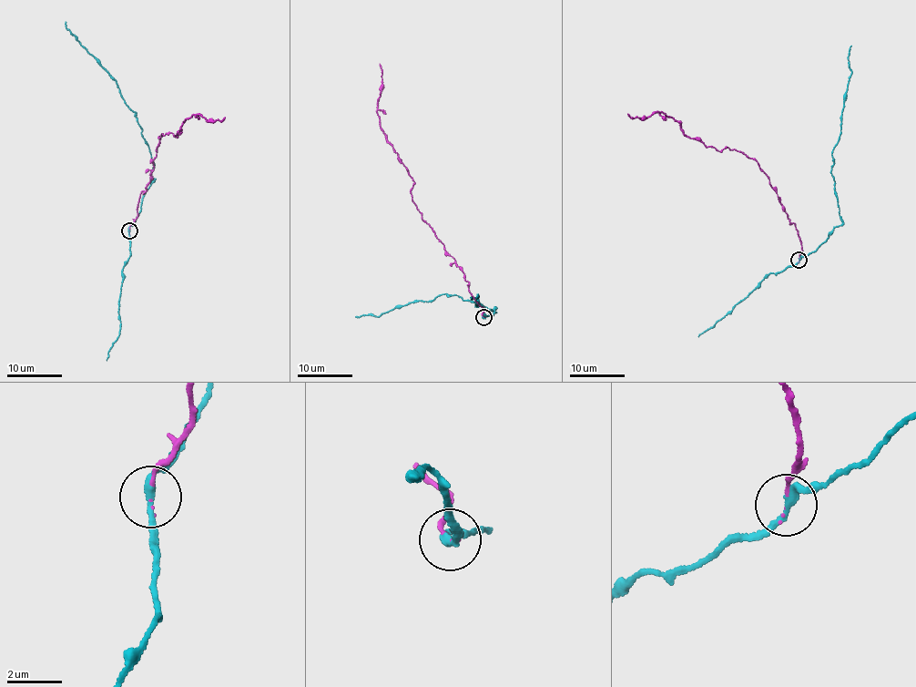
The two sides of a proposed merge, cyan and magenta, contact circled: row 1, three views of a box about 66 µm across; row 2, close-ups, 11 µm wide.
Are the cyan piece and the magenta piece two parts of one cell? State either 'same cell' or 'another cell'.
another cell

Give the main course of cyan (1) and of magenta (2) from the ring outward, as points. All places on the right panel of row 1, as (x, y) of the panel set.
1: (799, 260), (822, 243), (829, 232), (842, 224), (831, 173), (831, 155), (850, 74), (848, 59), (852, 46)
2: (799, 261), (798, 230), (759, 163), (690, 138), (657, 112), (642, 119), (627, 113)

